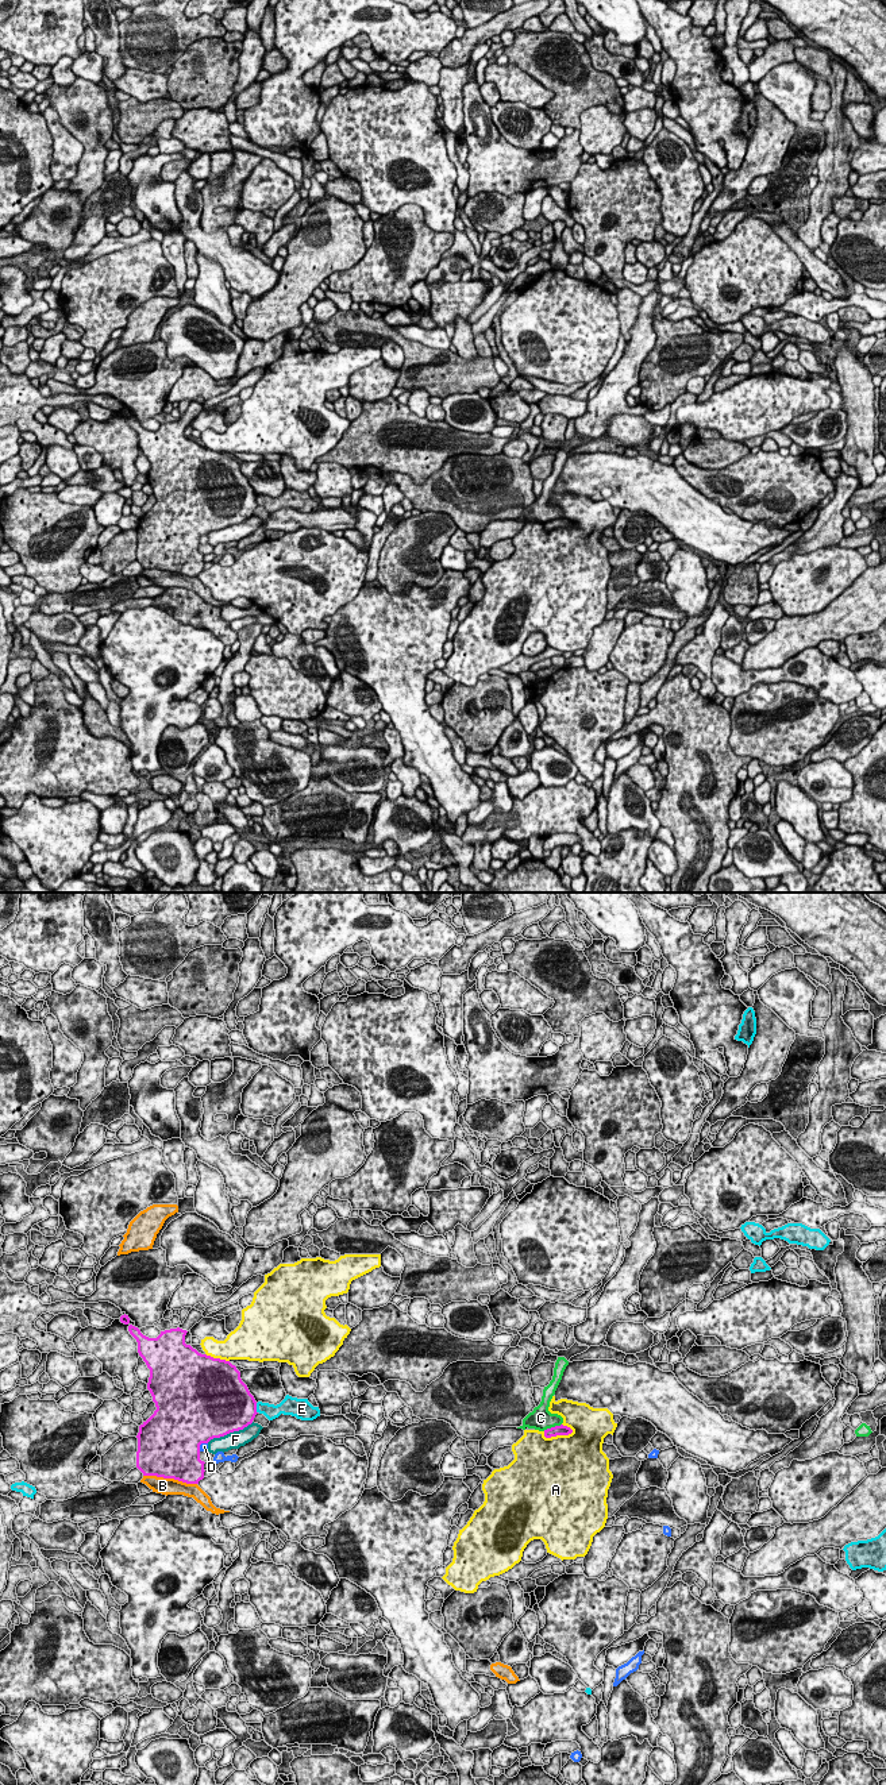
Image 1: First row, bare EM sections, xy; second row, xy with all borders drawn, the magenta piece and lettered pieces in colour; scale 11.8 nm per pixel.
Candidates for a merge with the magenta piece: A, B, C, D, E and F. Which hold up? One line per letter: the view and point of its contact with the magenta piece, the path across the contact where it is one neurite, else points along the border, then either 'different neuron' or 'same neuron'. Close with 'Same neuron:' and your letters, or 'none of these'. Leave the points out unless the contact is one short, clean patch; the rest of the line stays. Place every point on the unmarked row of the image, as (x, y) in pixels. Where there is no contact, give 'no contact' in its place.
A: meets magenta in xy at (558, 527); different neuron
B: meets magenta in xy at (170, 570); different neuron
C: meets magenta in xy at (551, 520); different neuron
D: meets magenta in xy at (200, 536); different neuron
E: meets magenta in xy at (255, 501); different neuron
F: meets magenta in xy at (230, 524); different neuron
Same neuron: none of these

